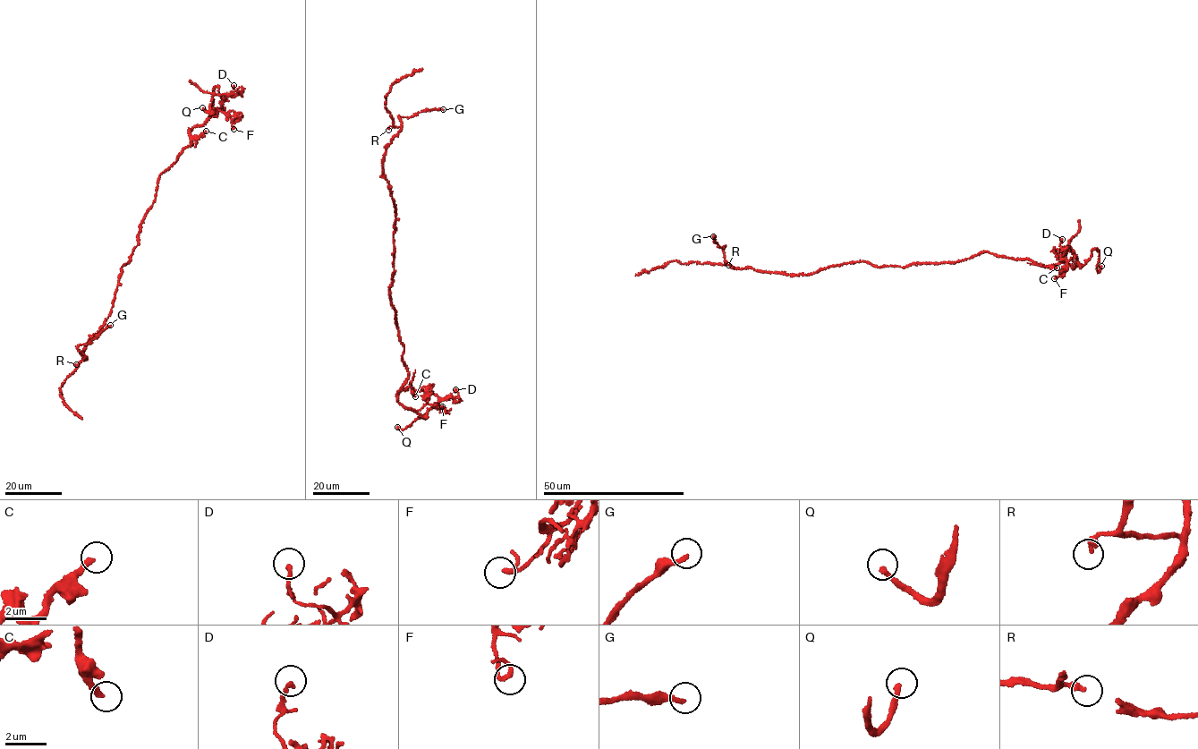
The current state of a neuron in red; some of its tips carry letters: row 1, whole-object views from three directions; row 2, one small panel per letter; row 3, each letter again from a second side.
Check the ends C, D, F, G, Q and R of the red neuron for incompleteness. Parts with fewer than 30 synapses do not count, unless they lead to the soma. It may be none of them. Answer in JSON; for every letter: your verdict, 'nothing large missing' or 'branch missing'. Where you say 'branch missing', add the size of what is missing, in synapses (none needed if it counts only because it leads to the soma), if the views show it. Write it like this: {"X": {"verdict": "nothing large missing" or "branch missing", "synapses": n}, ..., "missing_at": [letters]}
{"C": {"verdict": "branch missing", "synapses": 30}, "D": {"verdict": "nothing large missing"}, "F": {"verdict": "nothing large missing"}, "G": {"verdict": "branch missing", "synapses": 150}, "Q": {"verdict": "branch missing"}, "R": {"verdict": "nothing large missing"}, "missing_at": ["C", "G", "Q"]}

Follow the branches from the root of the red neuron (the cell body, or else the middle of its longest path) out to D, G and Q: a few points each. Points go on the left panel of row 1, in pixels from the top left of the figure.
D: (134, 248), (160, 175), (191, 143), (191, 129), (199, 127), (222, 107), (225, 97), (239, 93), (233, 85)
G: (134, 248), (121, 269), (108, 317), (85, 347), (83, 359), (78, 345), (110, 325)
Q: (134, 248), (160, 175), (191, 143), (191, 129), (221, 106), (217, 86), (210, 111), (202, 107)

